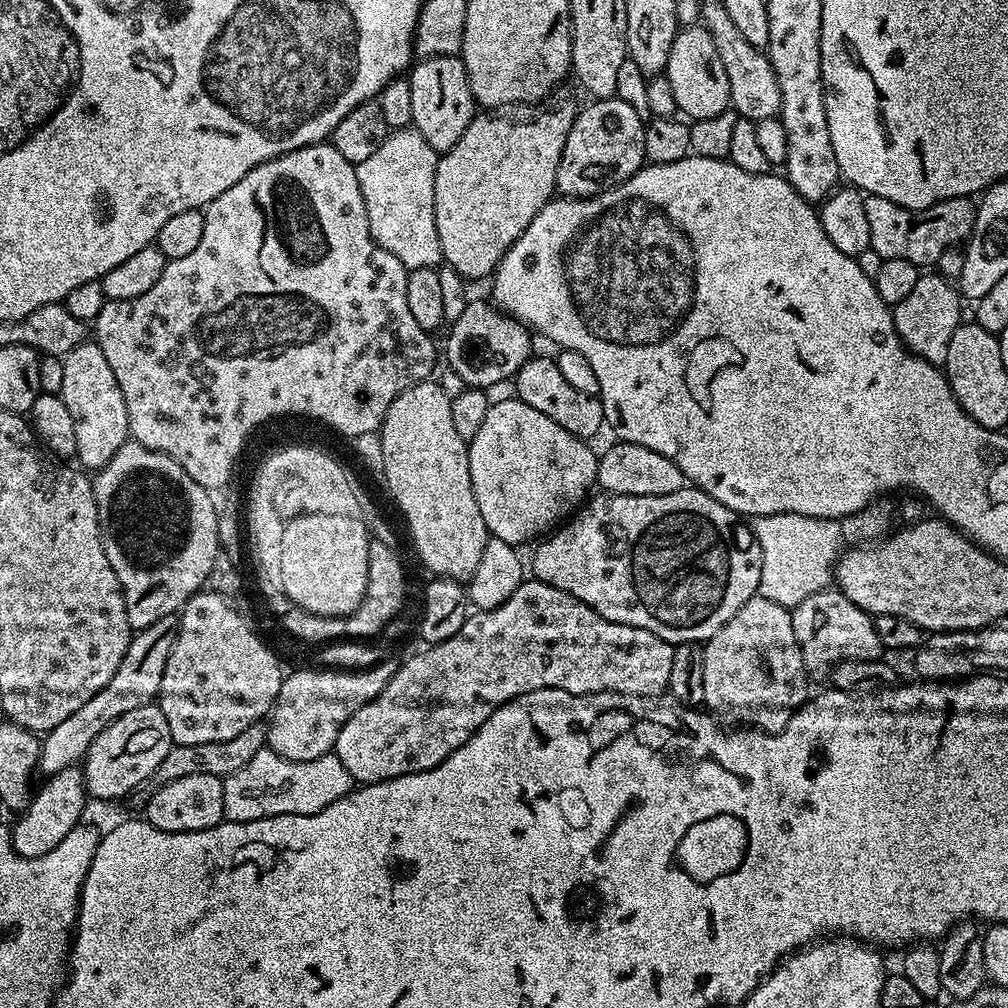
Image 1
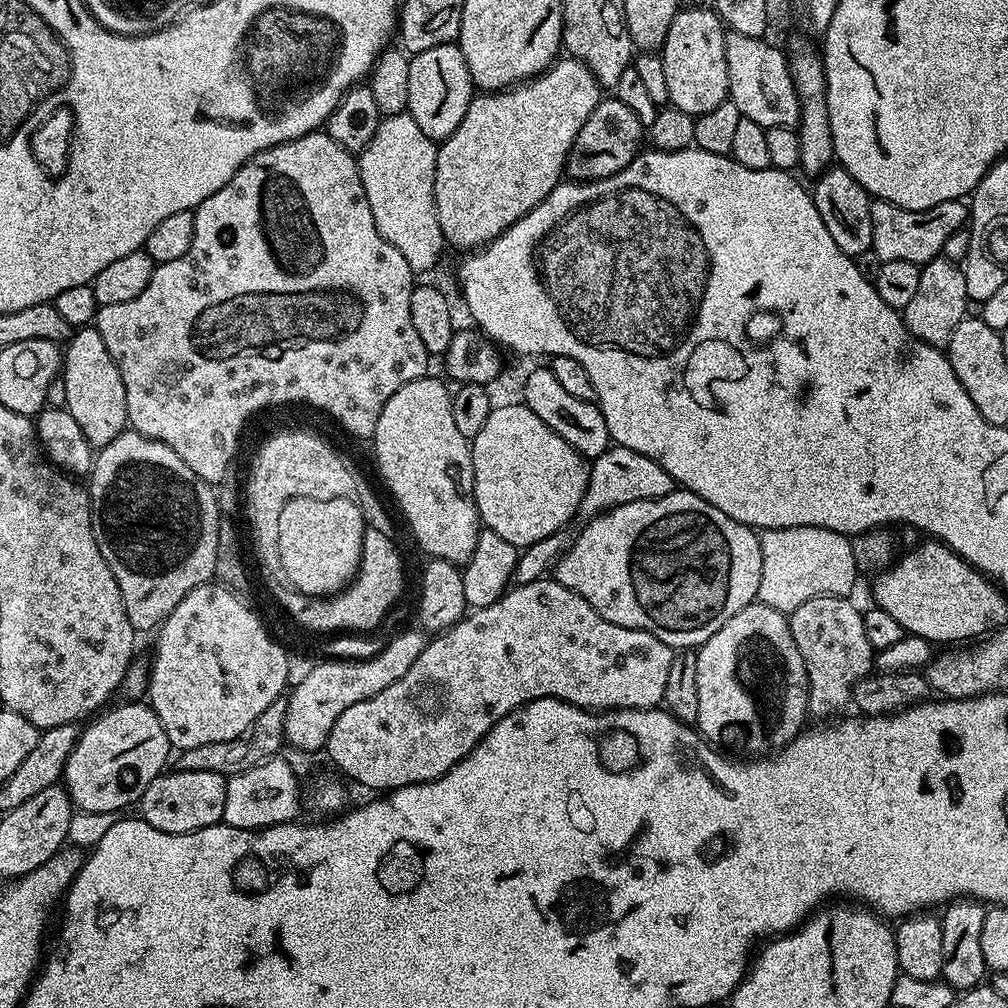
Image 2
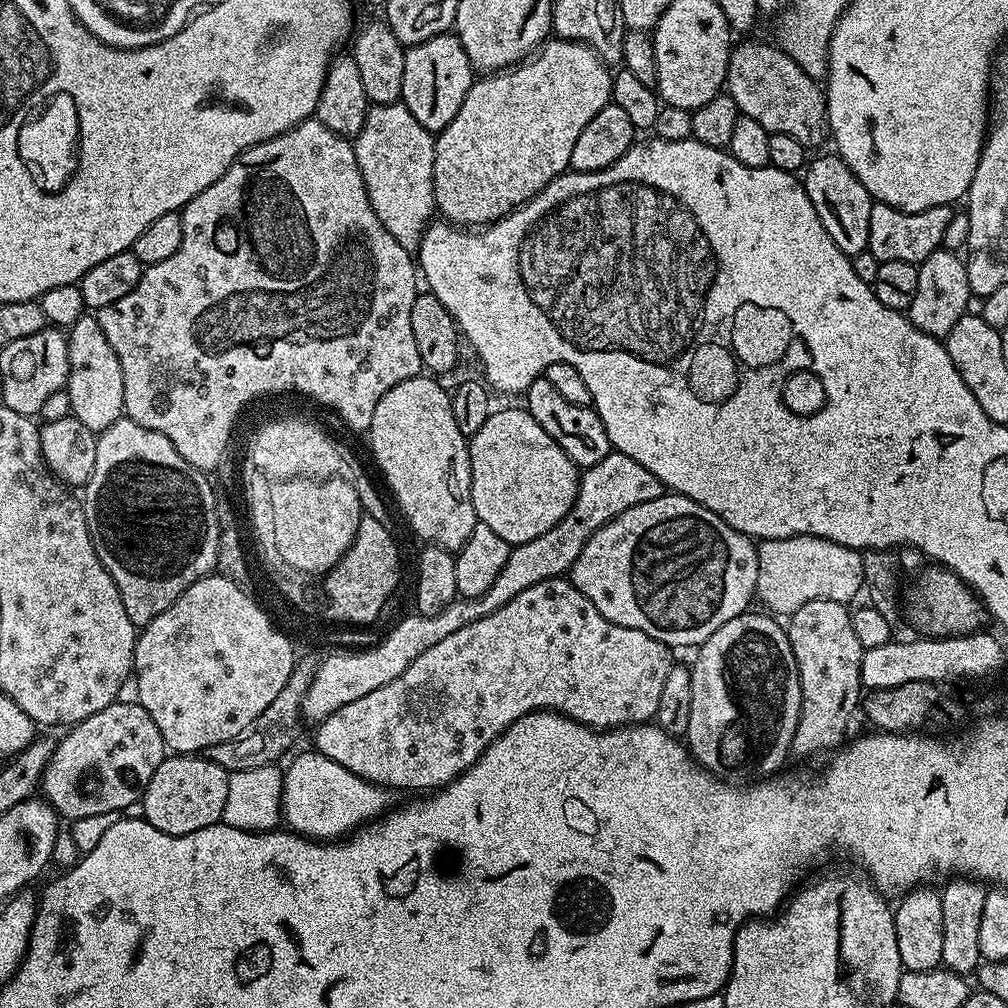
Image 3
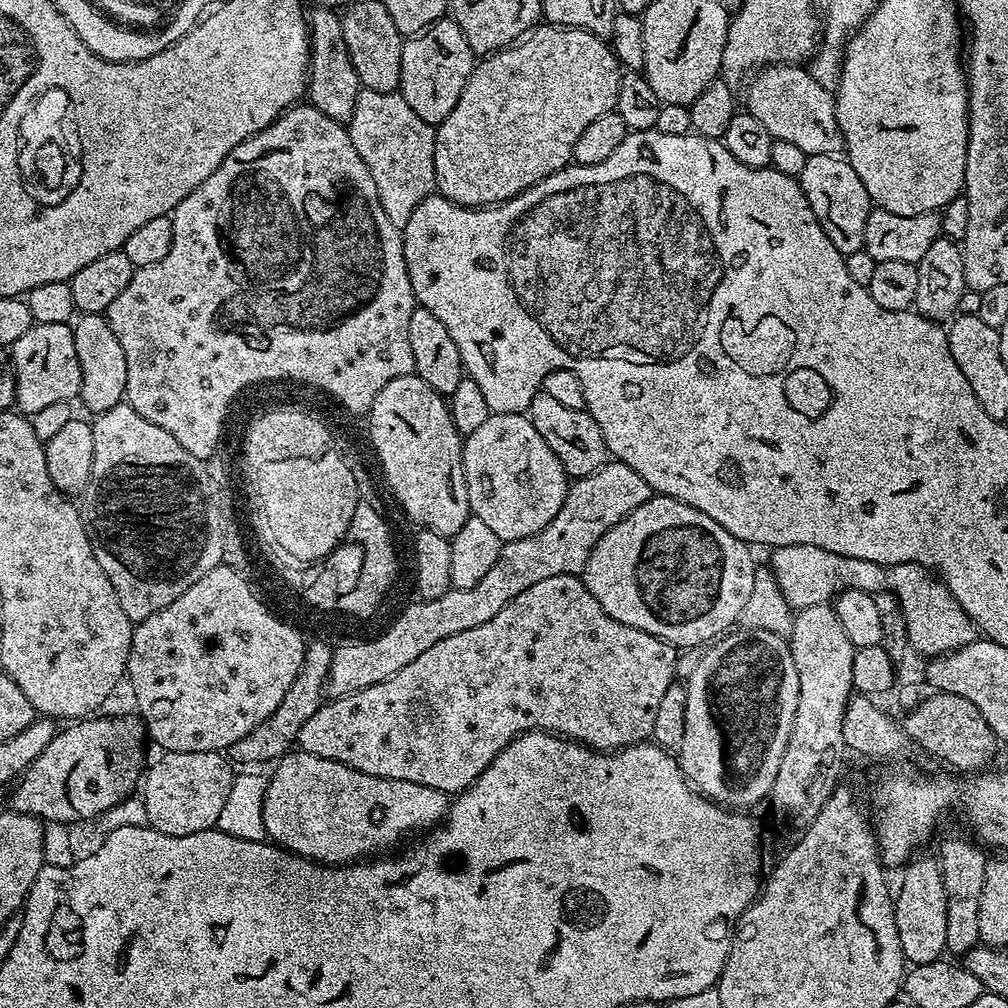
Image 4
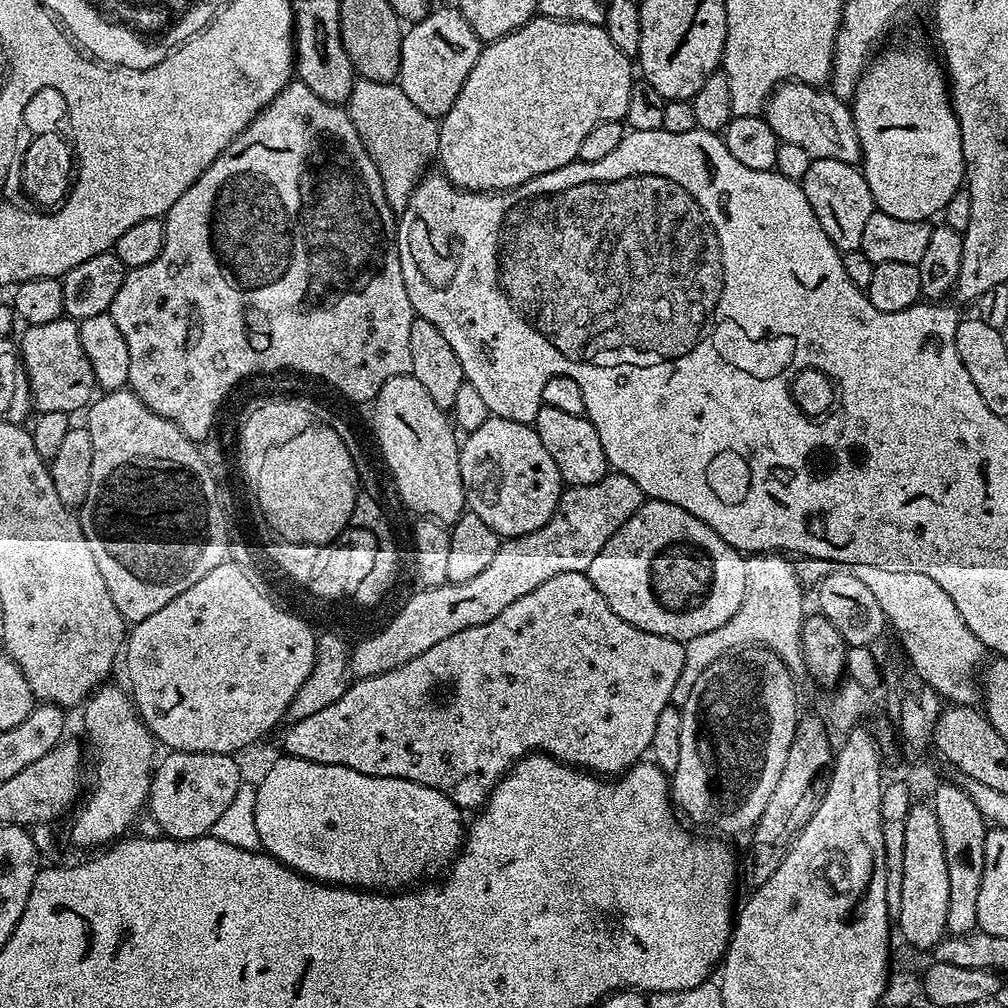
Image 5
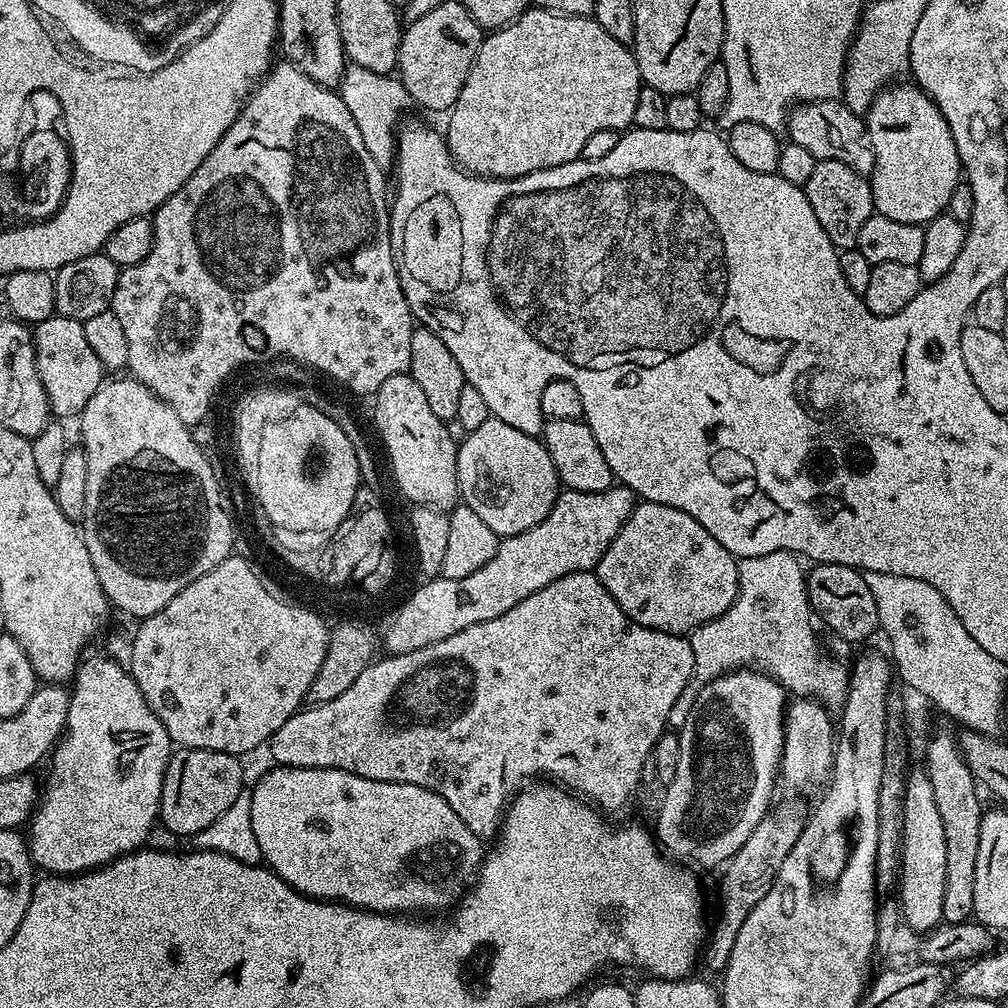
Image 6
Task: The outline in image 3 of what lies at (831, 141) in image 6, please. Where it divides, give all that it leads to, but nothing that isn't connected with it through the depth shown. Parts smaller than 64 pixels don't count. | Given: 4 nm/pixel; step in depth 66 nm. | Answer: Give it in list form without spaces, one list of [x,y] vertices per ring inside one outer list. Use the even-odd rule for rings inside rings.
[[[739,43],[731,54],[725,85],[741,115],[753,118],[770,134],[790,134],[805,146],[812,146],[825,133],[827,101],[821,85],[775,45]]]

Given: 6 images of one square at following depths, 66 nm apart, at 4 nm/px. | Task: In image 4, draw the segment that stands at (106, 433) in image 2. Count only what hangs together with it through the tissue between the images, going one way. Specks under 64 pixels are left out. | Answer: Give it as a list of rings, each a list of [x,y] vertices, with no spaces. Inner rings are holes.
[[[85,312],[77,315],[72,324],[72,333],[74,350],[78,354],[78,366],[82,366],[79,403],[84,403],[92,414],[110,410],[125,399],[126,354],[122,354],[122,345],[118,343],[114,330],[110,330],[107,315],[99,312]]]

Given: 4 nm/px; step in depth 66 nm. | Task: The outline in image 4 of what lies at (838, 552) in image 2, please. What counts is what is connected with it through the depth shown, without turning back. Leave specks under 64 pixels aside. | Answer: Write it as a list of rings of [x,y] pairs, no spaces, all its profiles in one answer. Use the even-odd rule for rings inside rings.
[[[782,546],[772,548],[770,554],[772,577],[778,582],[786,602],[794,610],[835,601],[841,592],[851,588],[873,594],[888,589],[895,594],[902,606],[910,643],[921,657],[946,655],[947,652],[958,651],[960,647],[978,639],[976,625],[964,613],[962,606],[958,606],[944,581],[920,564],[893,564],[887,570],[883,564],[846,558],[842,554],[830,554],[830,550],[818,550],[818,546]]]

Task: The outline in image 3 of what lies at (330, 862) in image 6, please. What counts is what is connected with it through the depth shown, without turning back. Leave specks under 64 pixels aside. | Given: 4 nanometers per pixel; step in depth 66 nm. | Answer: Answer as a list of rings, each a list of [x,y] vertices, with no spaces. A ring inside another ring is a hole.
[[[309,750],[295,756],[287,761],[288,768],[283,769],[280,811],[283,823],[296,835],[317,842],[336,842],[389,811],[389,789],[358,778],[358,774],[346,770],[346,766],[338,766],[338,762],[318,751]]]

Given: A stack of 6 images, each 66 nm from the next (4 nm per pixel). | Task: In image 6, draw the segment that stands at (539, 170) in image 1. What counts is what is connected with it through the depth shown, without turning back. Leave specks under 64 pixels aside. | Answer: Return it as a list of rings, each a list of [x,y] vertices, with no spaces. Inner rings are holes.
[[[529,7],[528,11],[505,24],[503,28],[489,31],[480,41],[480,49],[470,66],[470,74],[466,74],[466,82],[462,86],[462,94],[458,94],[458,102],[447,113],[448,132],[446,139],[453,161],[464,171],[473,176],[486,176],[490,180],[513,180],[526,174],[534,174],[538,170],[550,170],[554,166],[562,166],[571,160],[581,159],[582,146],[590,139],[590,134],[598,134],[598,130],[614,130],[619,133],[632,124],[634,109],[638,103],[638,94],[642,87],[638,62],[633,49],[627,44],[618,42],[598,26],[591,16],[564,16],[561,12],[551,12],[545,8]]]

